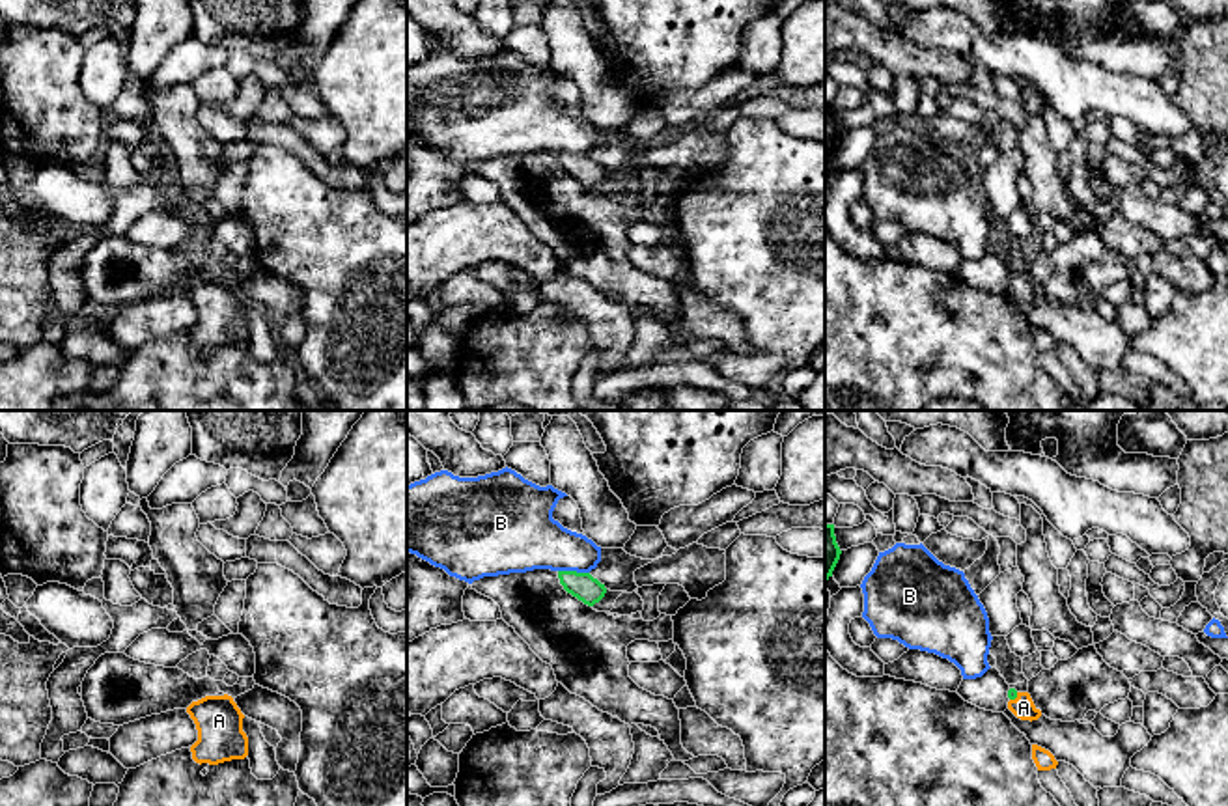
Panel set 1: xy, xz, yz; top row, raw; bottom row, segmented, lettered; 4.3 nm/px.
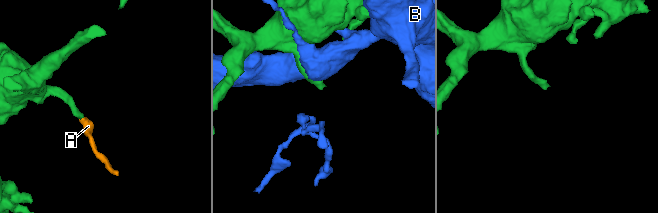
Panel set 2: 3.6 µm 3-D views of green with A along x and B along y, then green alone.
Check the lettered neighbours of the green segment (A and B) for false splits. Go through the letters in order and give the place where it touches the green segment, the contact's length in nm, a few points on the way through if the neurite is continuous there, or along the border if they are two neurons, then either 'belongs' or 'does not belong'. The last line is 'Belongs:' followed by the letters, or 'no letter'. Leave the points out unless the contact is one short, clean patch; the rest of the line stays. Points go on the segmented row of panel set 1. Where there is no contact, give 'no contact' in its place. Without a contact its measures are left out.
A: contact yz (1014, 698); length 50 nm; way yz (1012, 693), (1014, 698), (1023, 708); belongs
B: contact xz (573, 571); length 140 nm; does not belong
Belongs: A

